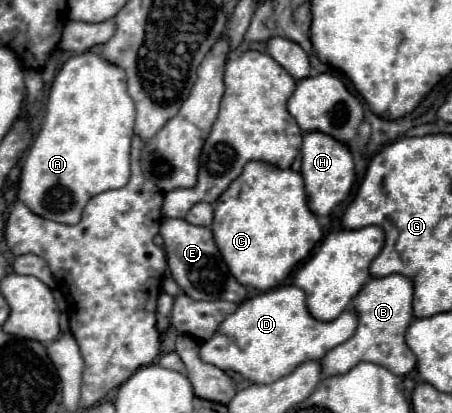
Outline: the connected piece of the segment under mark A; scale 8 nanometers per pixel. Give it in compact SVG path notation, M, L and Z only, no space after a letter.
M95 52L71 56L51 84L41 128L21 162L19 200L35 214L61 224L77 224L85 204L107 190L123 188L129 180L129 150L135 124L135 106L127 94L125 70Z

